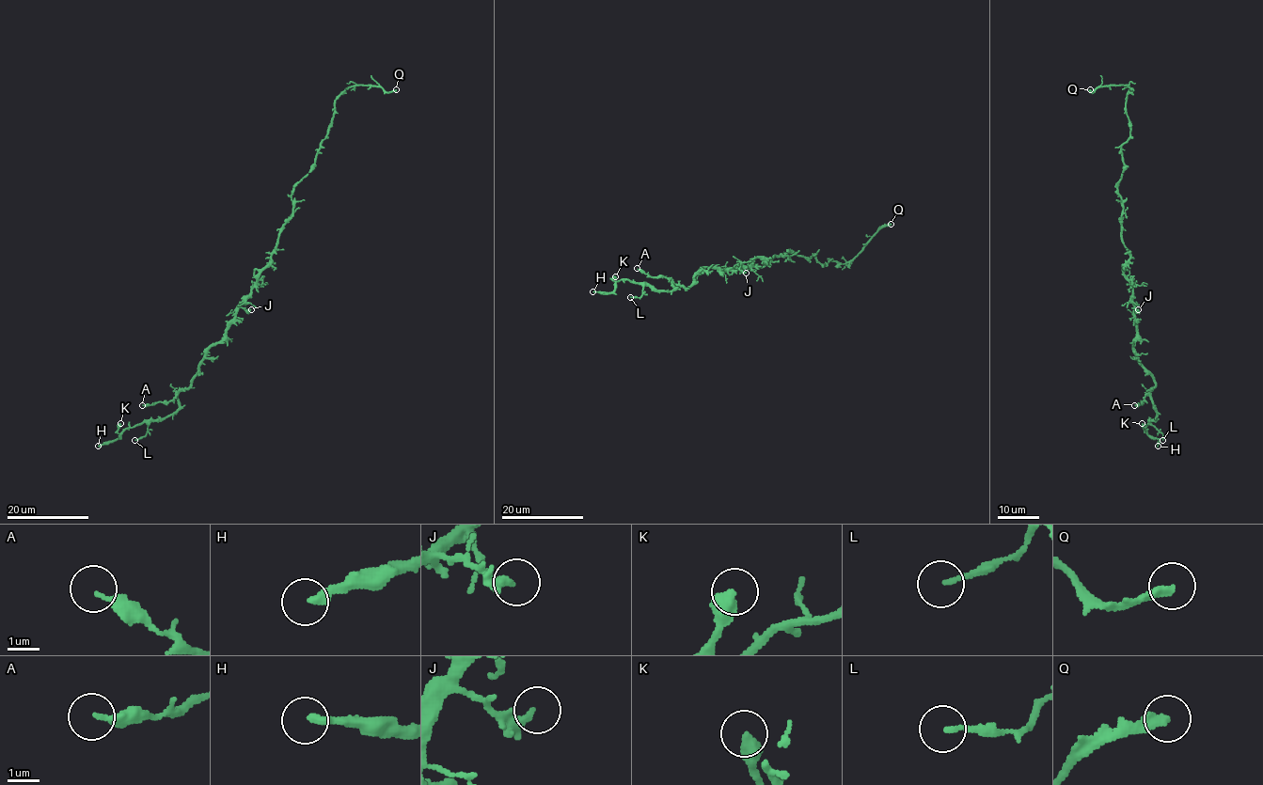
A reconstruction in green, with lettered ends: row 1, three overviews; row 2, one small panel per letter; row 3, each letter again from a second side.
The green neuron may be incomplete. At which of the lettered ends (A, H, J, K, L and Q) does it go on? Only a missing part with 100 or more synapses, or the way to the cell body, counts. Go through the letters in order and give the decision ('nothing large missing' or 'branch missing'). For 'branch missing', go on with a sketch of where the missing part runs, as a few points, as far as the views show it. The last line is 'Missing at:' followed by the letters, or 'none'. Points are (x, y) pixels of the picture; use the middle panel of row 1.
A: nothing large missing
H: nothing large missing
J: nothing large missing
K: nothing large missing
L: nothing large missing
Q: branch missing; course (891, 224), (904, 221)
Missing at: Q

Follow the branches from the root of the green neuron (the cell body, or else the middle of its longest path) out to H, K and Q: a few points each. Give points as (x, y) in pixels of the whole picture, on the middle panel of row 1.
H: (757, 258), (704, 267), (686, 290), (621, 279), (612, 291), (592, 291)
K: (757, 258), (725, 270), (704, 267), (686, 290), (673, 285), (670, 290), (655, 290), (615, 276)
Q: (757, 258), (766, 264), (774, 256), (794, 252), (804, 258), (814, 256), (821, 264), (846, 263), (891, 224)

